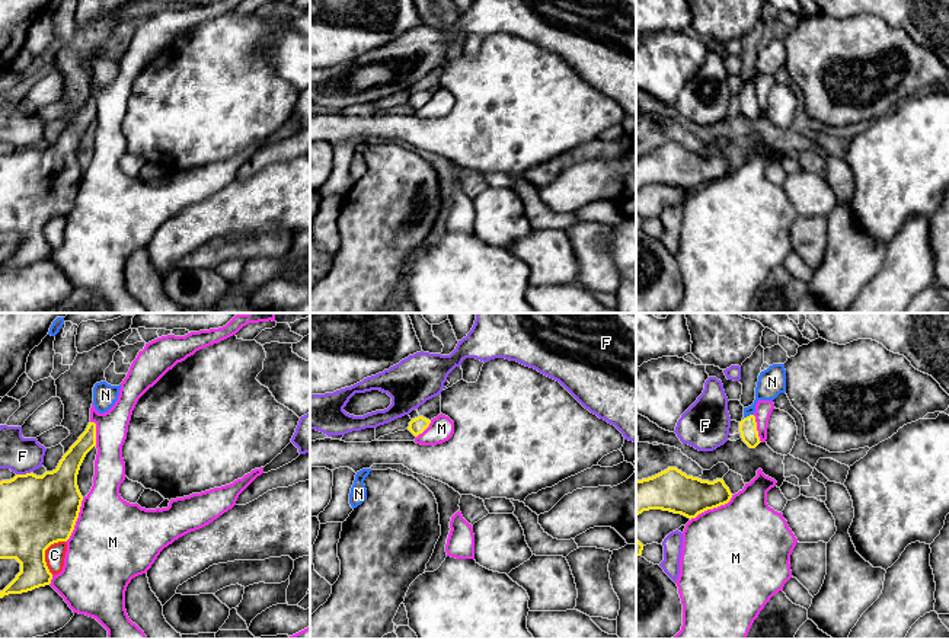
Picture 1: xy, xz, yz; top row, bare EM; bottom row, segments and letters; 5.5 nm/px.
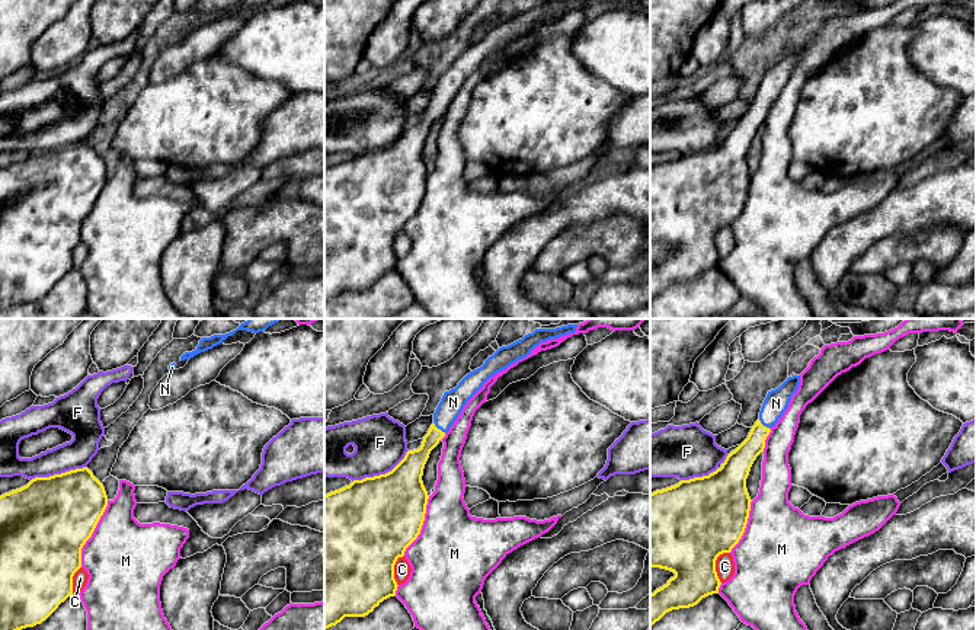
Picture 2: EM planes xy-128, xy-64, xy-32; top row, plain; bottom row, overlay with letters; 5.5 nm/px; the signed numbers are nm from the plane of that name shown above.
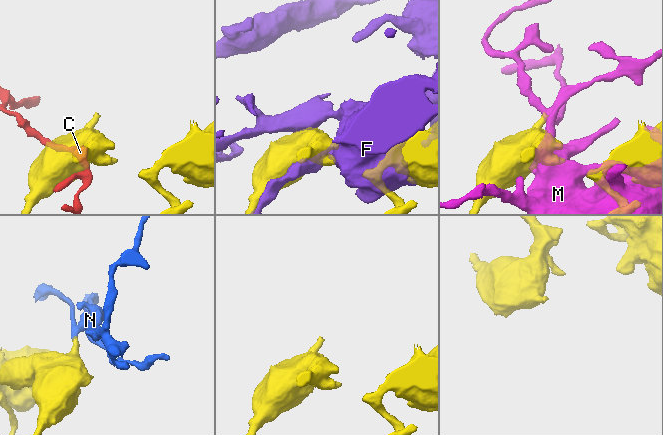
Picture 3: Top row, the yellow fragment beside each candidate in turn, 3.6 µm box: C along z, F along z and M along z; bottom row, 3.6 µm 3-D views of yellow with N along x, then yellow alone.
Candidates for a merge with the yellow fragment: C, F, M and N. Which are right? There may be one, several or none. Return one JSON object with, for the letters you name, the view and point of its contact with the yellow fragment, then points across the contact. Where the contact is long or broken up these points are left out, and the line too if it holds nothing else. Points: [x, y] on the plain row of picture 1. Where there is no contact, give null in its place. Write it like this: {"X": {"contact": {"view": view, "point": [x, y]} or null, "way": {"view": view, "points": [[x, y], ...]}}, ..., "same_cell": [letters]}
{"N": {"contact": {"view": "yz", "point": [747, 90]}, "way": {"view": "yz", "points": [[748, 105], [747, 90], [757, 72], [772, 56]]}}, "same_cell": ["N"]}

